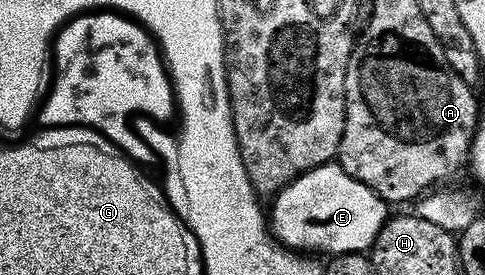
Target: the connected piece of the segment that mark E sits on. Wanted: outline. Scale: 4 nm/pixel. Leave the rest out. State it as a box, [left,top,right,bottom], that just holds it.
[268,162,388,257]

